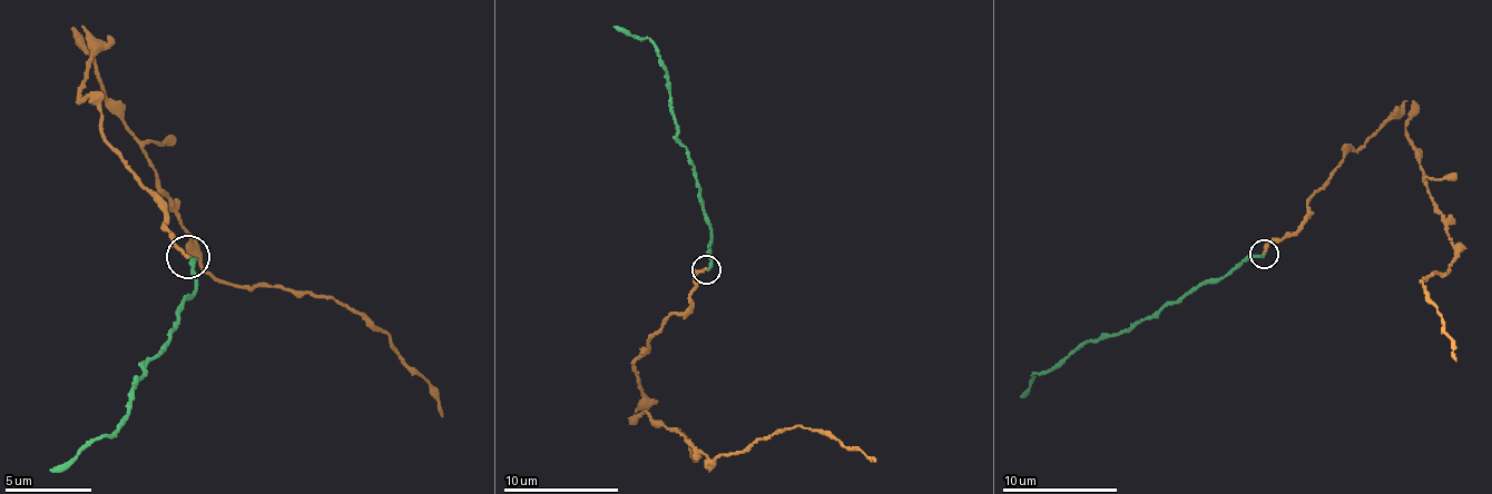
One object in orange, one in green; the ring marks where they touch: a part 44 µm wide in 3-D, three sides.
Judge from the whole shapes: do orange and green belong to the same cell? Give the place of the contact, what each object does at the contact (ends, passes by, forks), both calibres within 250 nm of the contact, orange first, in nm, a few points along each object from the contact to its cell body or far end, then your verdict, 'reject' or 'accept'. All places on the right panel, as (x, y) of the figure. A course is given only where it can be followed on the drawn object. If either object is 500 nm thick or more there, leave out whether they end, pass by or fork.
place (1264, 254); orange ends; green ends; calibres 200 and 200 nm; course orange (1264, 255), (1293, 235), (1351, 150), (1406, 119), (1452, 240), (1446, 272), (1421, 280), (1455, 362); course green (1264, 255), (1244, 257), (1215, 277), (1162, 304), (1131, 327), (1082, 342), (1033, 376), (1021, 396); reject

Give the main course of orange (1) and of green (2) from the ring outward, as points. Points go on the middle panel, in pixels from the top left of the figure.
1: (707, 269), (695, 276), (689, 307), (637, 356), (644, 412), (709, 461), (802, 426), (874, 461)
2: (707, 269), (709, 220), (695, 168), (678, 137), (666, 68), (646, 39), (615, 27)

